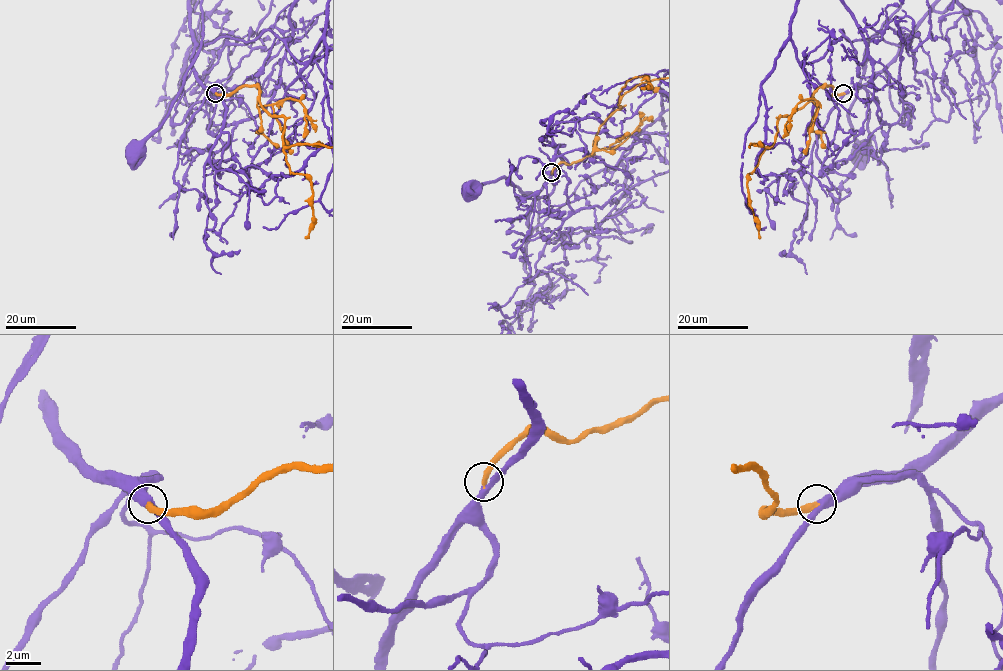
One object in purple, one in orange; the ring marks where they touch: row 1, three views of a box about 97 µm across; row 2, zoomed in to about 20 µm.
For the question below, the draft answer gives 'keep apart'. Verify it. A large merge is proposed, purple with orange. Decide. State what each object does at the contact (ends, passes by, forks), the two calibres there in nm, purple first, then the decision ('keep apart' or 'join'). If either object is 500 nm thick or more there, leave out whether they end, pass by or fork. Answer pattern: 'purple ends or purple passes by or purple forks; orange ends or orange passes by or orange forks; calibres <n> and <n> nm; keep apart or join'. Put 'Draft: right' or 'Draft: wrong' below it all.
purple passes by; orange ends; calibres 320 and 360 nm; join
Draft: wrong

